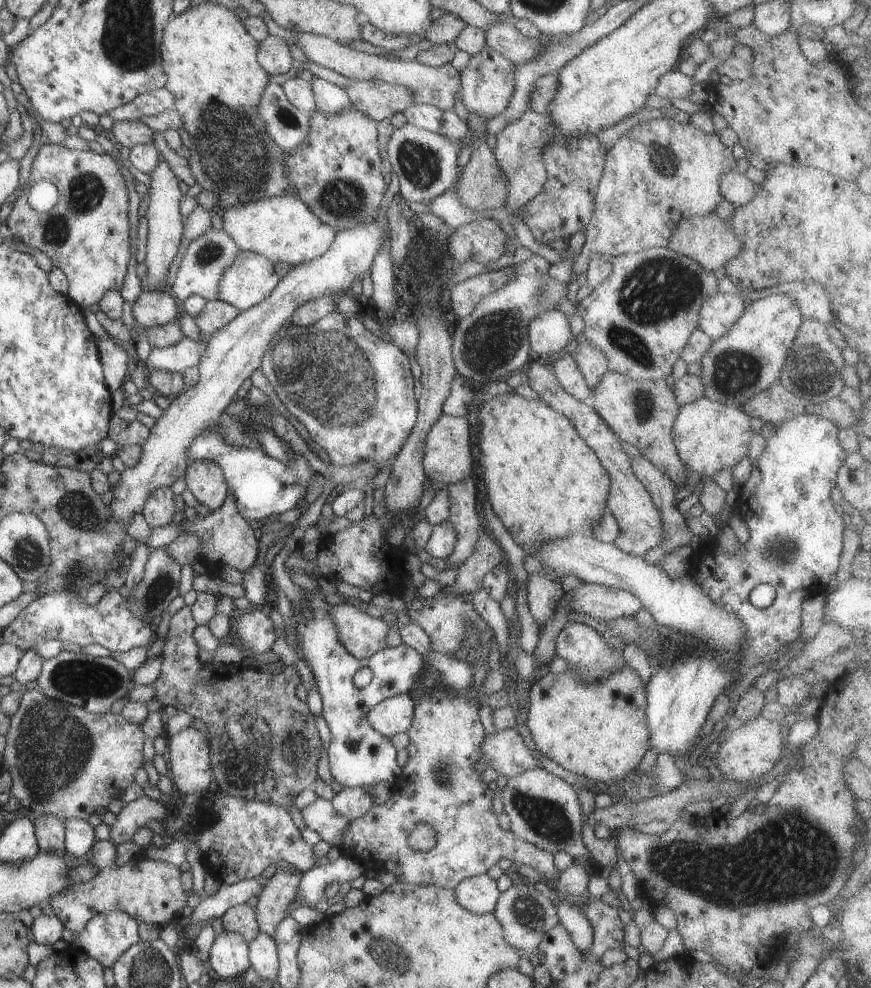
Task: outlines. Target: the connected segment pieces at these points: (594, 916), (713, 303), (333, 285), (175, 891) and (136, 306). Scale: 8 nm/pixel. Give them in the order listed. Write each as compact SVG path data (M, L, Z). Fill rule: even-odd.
M589 895L580 908L592 928L592 943L587 953L581 953L588 961L597 960L605 950L621 950L623 928L617 909L603 903L600 897Z
M737 293L710 294L698 312L698 328L712 339L723 336L744 309Z
M379 213L363 225L355 225L334 234L329 248L318 257L291 268L277 281L273 290L257 304L237 312L231 322L212 332L207 337L204 354L200 357L199 377L195 386L184 390L170 399L167 409L155 419L148 437L141 446L138 461L120 472L118 482L110 488L112 498L106 504L110 516L125 526L133 514L141 512L142 504L157 487L169 487L183 478L188 466L187 449L192 440L208 425L213 425L226 406L234 399L235 392L251 372L260 368L260 362L268 347L270 338L289 320L291 313L308 300L331 293L336 299L349 293L350 284L355 277L369 275L372 256L387 235L378 227Z
M95 840L89 853L84 857L97 868L99 873L87 882L76 882L63 892L52 896L49 900L52 911L61 924L75 935L82 931L83 925L93 915L119 909L125 911L138 923L155 924L157 928L176 918L177 911L185 905L186 892L181 888L179 875L181 871L176 865L159 859L130 860L120 868L112 865L115 856L115 845L109 840Z
M142 290L131 303L135 325L156 327L179 317L179 303L167 291Z

